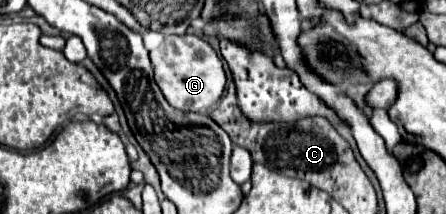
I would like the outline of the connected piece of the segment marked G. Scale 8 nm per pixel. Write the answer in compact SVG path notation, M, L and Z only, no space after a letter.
M168 35L160 47L150 51L154 79L162 89L166 101L182 111L206 111L224 93L226 71L218 53L196 35Z

